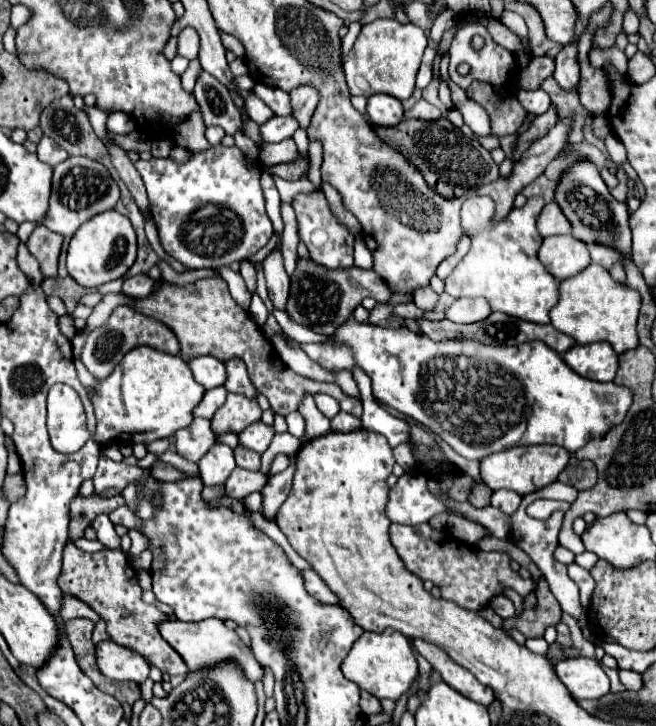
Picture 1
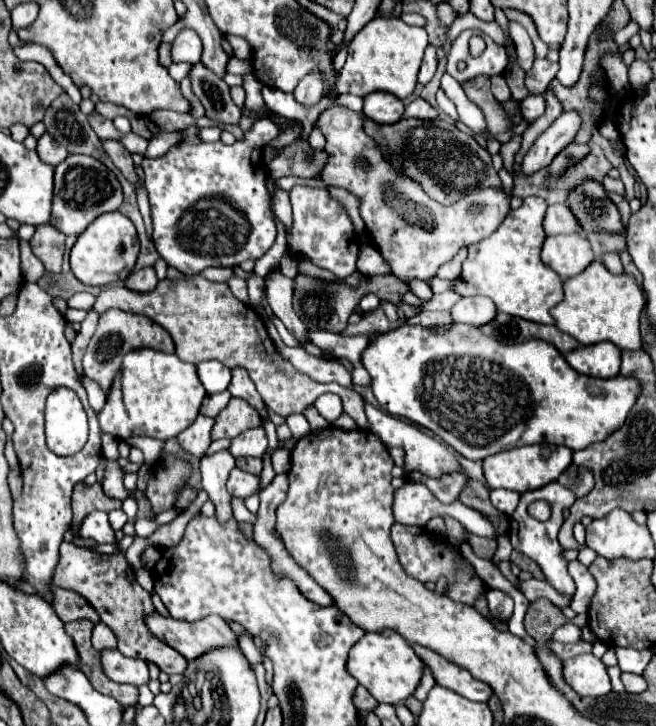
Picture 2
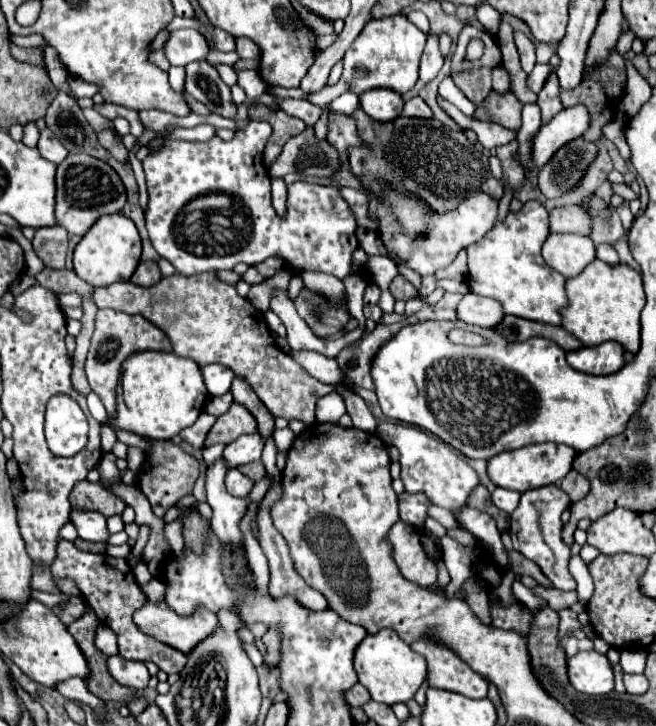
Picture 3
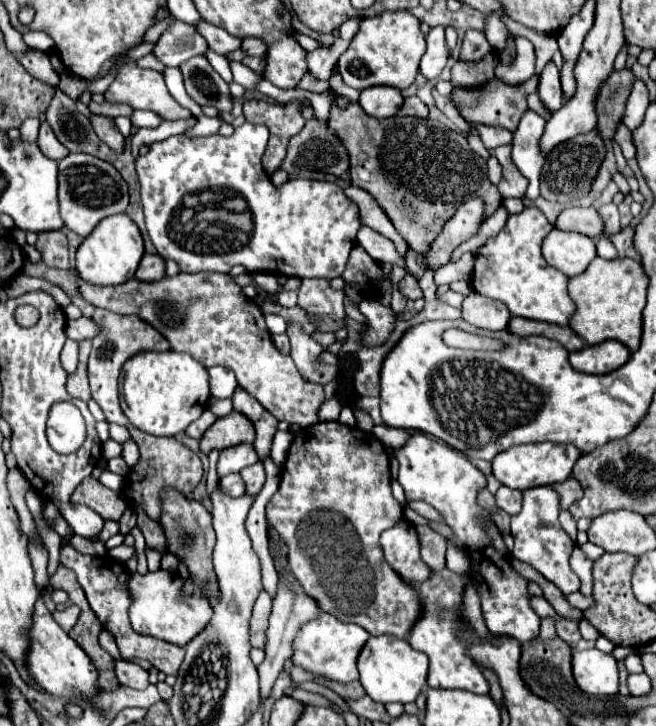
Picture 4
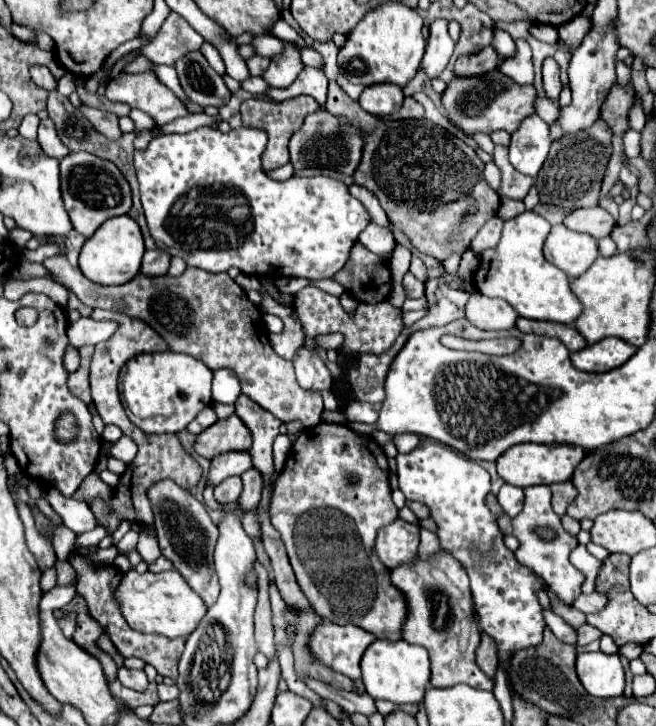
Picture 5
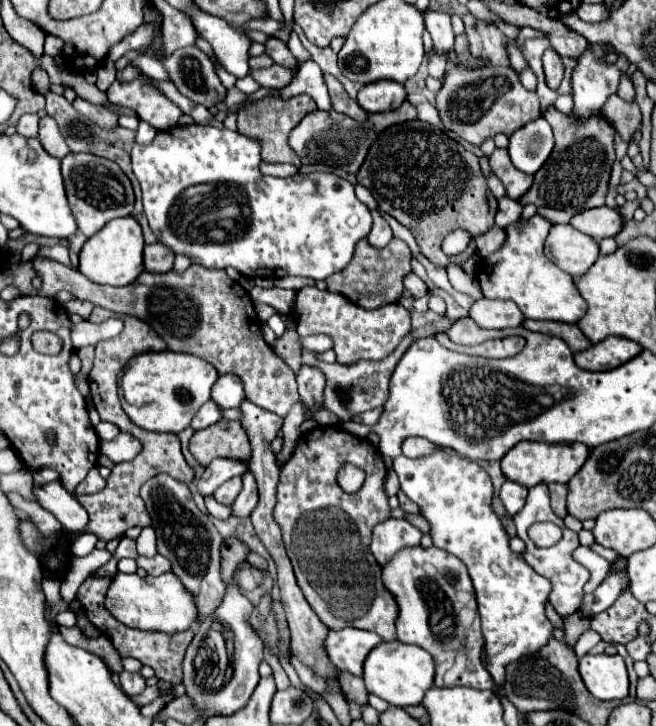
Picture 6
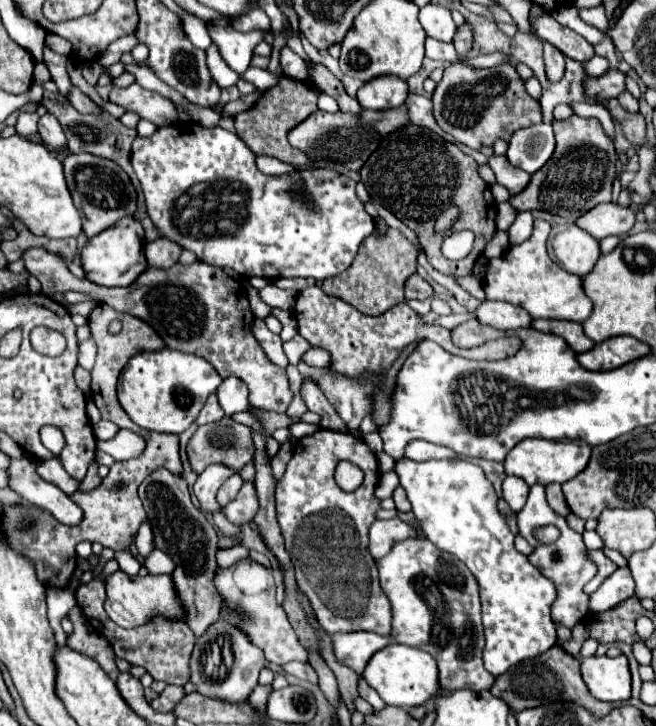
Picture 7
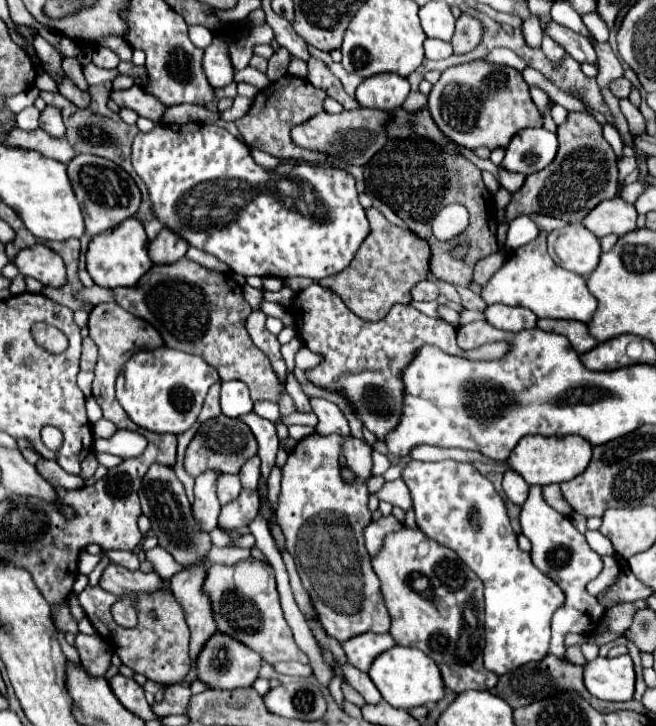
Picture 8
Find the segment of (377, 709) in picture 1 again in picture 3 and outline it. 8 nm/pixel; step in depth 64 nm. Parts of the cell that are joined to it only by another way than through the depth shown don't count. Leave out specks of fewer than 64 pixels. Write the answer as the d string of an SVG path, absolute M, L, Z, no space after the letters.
M354 684L348 692L346 692L346 698L350 702L350 706L364 706L366 702L370 702L370 694L368 690L362 686L362 684Z

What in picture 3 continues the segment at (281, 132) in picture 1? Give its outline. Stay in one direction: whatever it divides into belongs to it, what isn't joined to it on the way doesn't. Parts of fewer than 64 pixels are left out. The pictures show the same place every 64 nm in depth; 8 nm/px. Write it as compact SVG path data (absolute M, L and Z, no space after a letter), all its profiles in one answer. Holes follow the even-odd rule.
M250 122L246 128L238 130L230 142L214 136L208 142L184 142L184 140L168 140L164 148L156 154L148 154L142 160L146 184L148 184L148 208L146 208L146 228L156 252L166 258L178 274L190 276L208 270L232 270L238 262L254 266L268 256L282 256L286 266L294 272L302 268L318 270L334 274L344 280L352 272L352 254L358 248L356 240L356 220L350 206L340 198L338 186L318 186L310 182L294 182L288 186L288 214L286 218L276 216L270 198L270 178L268 168L262 164L262 155L266 140L272 134L272 126L268 122ZM210 194L226 194L230 198L228 208L202 208L190 210L182 218L183 207L194 198L210 196Z

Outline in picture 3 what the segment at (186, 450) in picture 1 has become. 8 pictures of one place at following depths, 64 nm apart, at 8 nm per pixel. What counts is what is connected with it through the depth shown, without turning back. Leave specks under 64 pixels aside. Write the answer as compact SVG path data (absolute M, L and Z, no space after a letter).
M202 412L192 426L188 426L188 428L184 428L184 432L180 432L180 438L184 442L192 444L194 448L202 450L204 448L204 442L206 442L206 436L208 436L210 428L214 426L214 422L216 422L216 416Z

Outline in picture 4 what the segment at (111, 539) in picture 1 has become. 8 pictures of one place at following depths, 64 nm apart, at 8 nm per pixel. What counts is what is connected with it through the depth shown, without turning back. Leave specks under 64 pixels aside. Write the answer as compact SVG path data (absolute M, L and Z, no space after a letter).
M60 504L64 520L72 526L74 534L84 538L96 538L104 528L104 518L82 504Z

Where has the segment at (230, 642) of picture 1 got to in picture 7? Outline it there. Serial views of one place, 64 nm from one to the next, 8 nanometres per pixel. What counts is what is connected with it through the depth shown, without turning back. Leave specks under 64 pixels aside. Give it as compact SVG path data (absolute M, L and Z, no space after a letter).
M122 570L114 572L110 578L104 580L106 582L106 614L122 628L136 628L136 626L144 626L148 622L152 622L154 618L162 616L164 620L170 622L178 622L186 618L186 608L178 598L178 590L174 586L174 580L170 574L162 574L162 576L128 576Z

